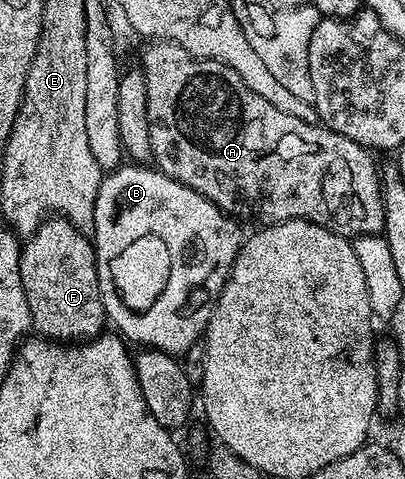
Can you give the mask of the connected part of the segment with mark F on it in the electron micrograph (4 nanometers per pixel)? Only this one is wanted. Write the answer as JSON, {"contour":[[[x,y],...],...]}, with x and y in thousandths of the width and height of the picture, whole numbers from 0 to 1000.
{"contour":[[[119,455],[57,503],[49,522],[54,605],[74,639],[79,685],[114,706],[225,706],[262,681],[242,605],[237,520],[205,482],[156,455]]]}

